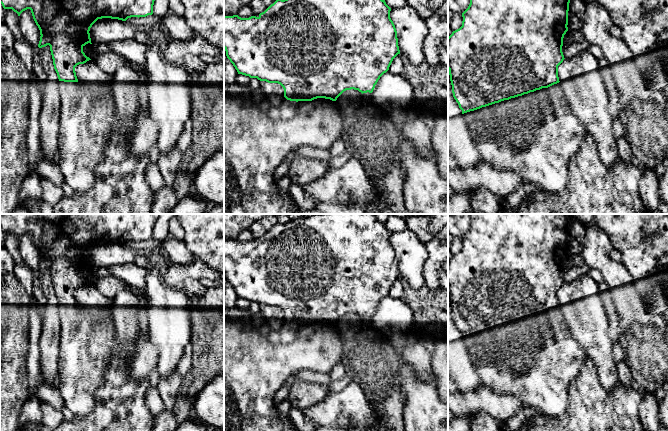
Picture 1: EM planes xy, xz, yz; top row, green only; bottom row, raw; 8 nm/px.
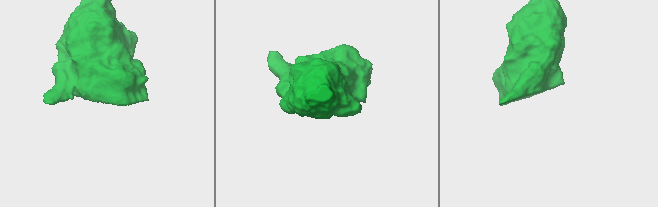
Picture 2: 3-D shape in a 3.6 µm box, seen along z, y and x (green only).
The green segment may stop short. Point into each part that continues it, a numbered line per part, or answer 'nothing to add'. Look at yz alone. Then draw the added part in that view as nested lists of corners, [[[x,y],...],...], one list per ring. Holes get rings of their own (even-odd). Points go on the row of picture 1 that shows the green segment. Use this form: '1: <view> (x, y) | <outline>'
1: yz (535, 135) | [[[560,82],[522,96],[501,101],[463,114],[473,143],[481,160],[499,171],[517,173],[524,184],[538,184],[548,194],[562,192],[569,180],[568,165],[578,152],[587,131],[566,100]]]

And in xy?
1: xy (86, 122) | [[[77,82],[58,83],[61,98],[58,131],[59,168],[65,183],[75,192],[85,192],[95,183],[94,169],[103,159],[106,142],[111,138],[113,128],[120,125],[120,121],[111,88],[95,97]]]

